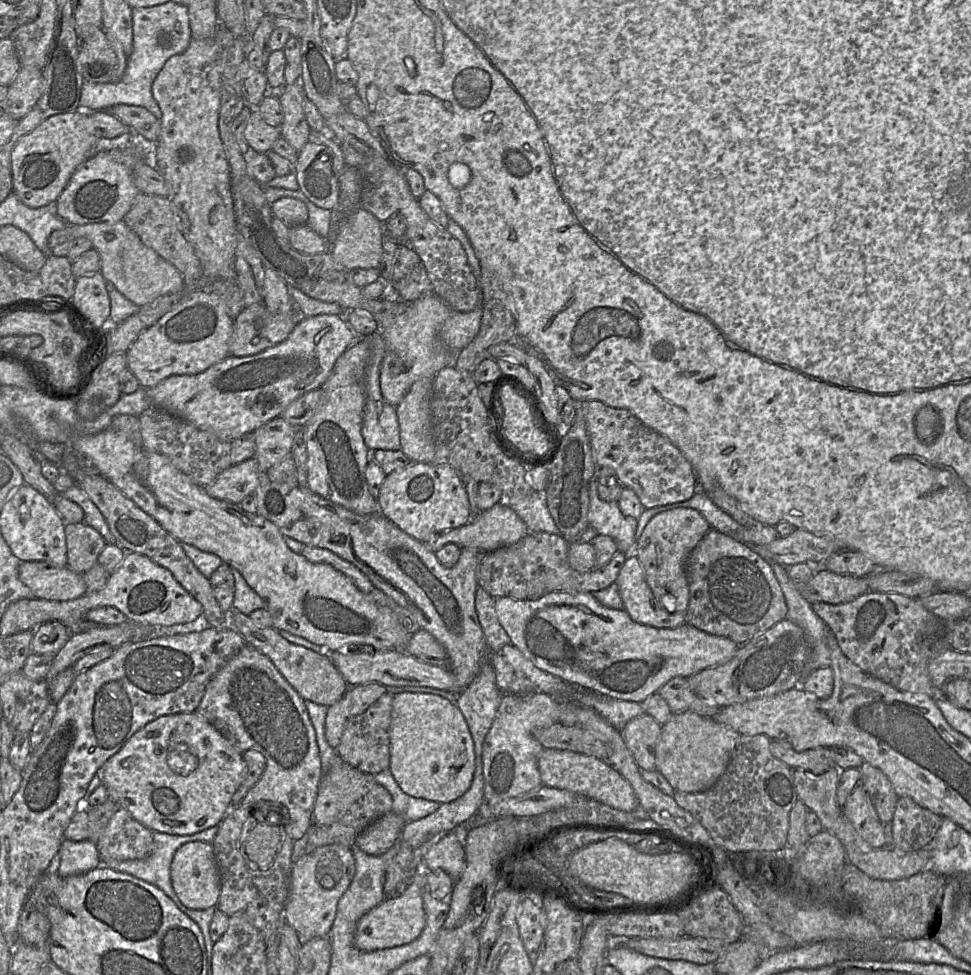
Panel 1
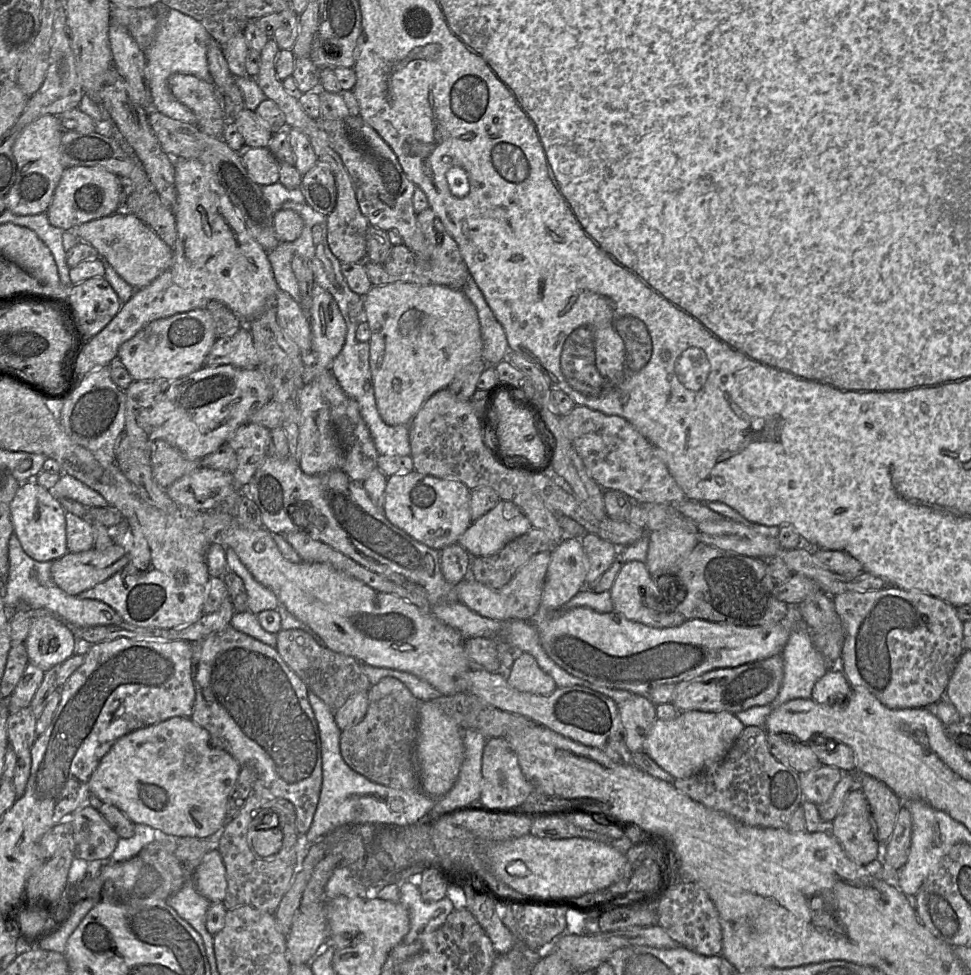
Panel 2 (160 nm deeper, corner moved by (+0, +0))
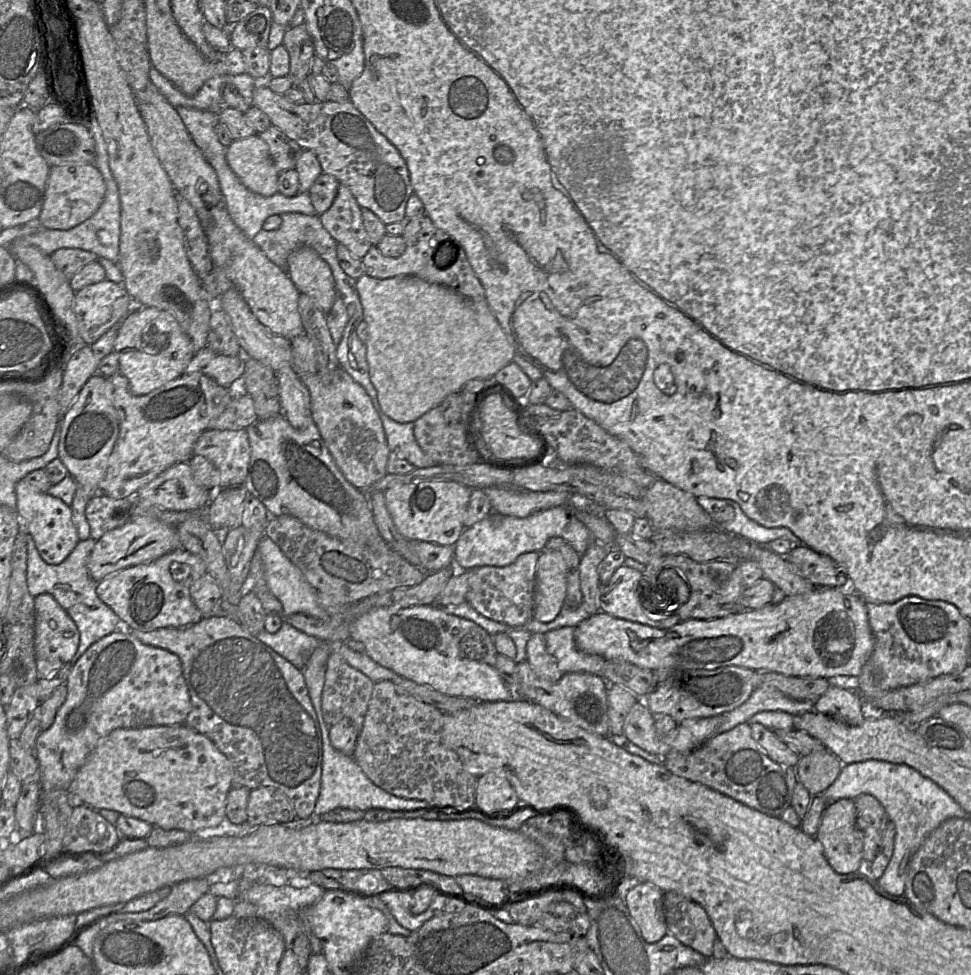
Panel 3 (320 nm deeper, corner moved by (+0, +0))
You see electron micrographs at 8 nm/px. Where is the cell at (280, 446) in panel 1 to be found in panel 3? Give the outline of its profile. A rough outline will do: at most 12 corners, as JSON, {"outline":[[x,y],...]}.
{"outline":[[245,429],[204,431],[193,447],[219,472],[221,488],[243,486]]}

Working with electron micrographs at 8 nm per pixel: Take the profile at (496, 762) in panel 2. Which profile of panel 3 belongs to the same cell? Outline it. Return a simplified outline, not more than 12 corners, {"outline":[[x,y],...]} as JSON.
{"outline":[[503,775],[477,778],[474,807],[508,815],[520,805]]}

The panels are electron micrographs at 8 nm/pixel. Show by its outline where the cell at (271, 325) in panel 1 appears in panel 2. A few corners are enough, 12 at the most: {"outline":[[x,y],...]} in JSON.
{"outline":[[243,324],[217,338],[204,366],[256,368],[253,337]]}

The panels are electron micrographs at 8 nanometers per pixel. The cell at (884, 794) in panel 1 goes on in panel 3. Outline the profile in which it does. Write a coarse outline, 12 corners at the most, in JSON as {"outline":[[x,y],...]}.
{"outline":[[872,795],[855,800],[864,864],[871,864],[889,823]]}

